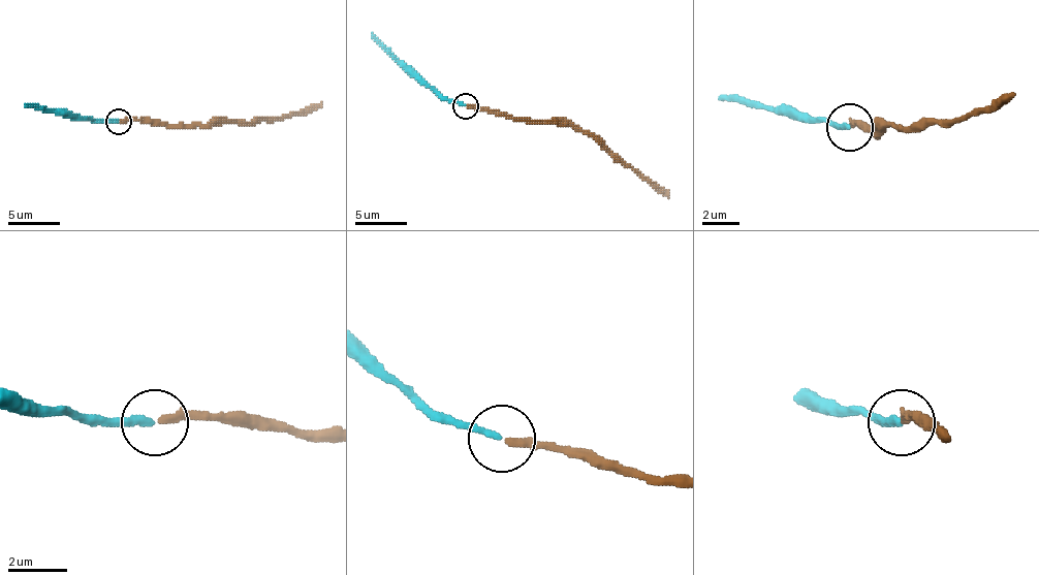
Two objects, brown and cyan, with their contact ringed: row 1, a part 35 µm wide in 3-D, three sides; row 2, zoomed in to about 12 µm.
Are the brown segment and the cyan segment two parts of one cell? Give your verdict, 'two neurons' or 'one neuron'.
one neuron

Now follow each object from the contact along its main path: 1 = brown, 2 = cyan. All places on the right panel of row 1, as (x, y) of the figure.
1: (848, 128), (857, 123), (872, 133), (881, 128), (988, 114), (1017, 95)
2: (848, 128), (717, 95)

